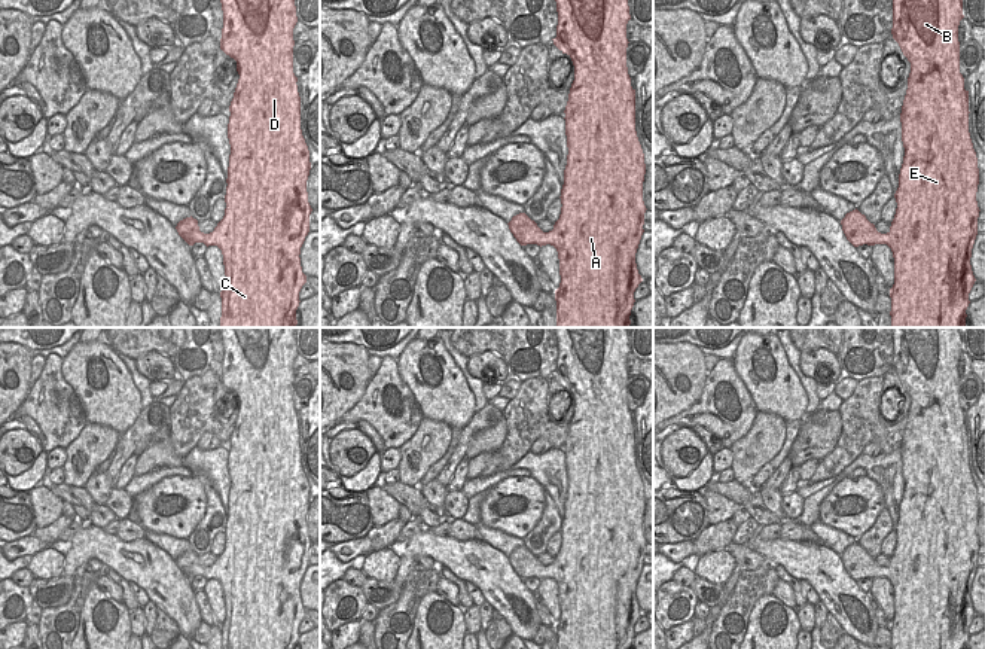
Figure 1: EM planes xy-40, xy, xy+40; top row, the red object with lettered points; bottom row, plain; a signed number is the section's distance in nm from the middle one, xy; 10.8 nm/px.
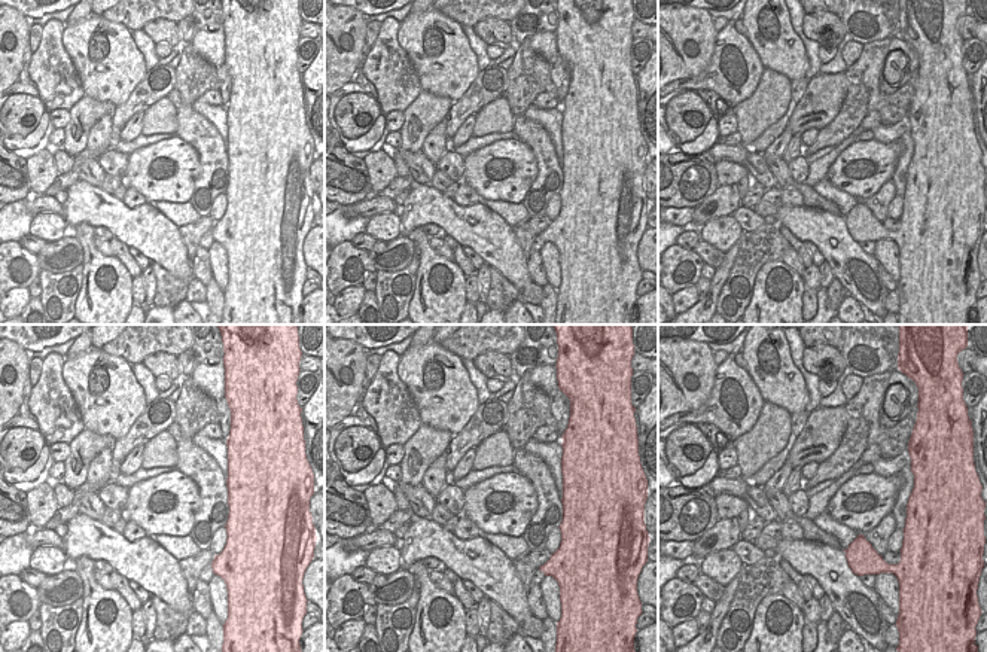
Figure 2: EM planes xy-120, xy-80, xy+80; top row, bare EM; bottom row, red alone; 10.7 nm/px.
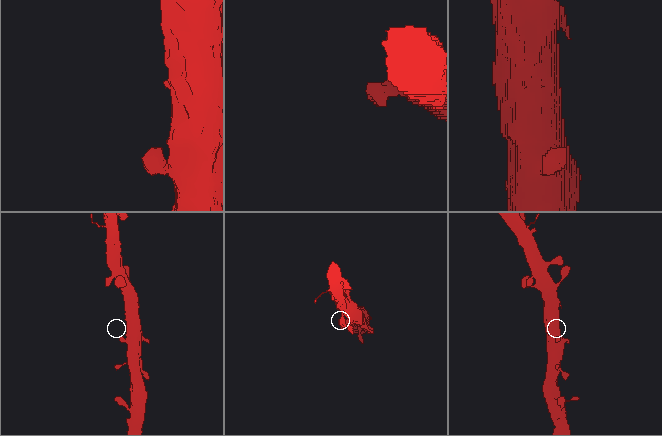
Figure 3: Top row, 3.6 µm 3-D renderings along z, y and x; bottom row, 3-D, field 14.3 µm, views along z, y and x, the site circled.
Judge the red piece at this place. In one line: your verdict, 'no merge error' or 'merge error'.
no merge error

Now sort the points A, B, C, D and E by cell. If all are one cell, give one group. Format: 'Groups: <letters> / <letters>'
Groups: A B C D E.

